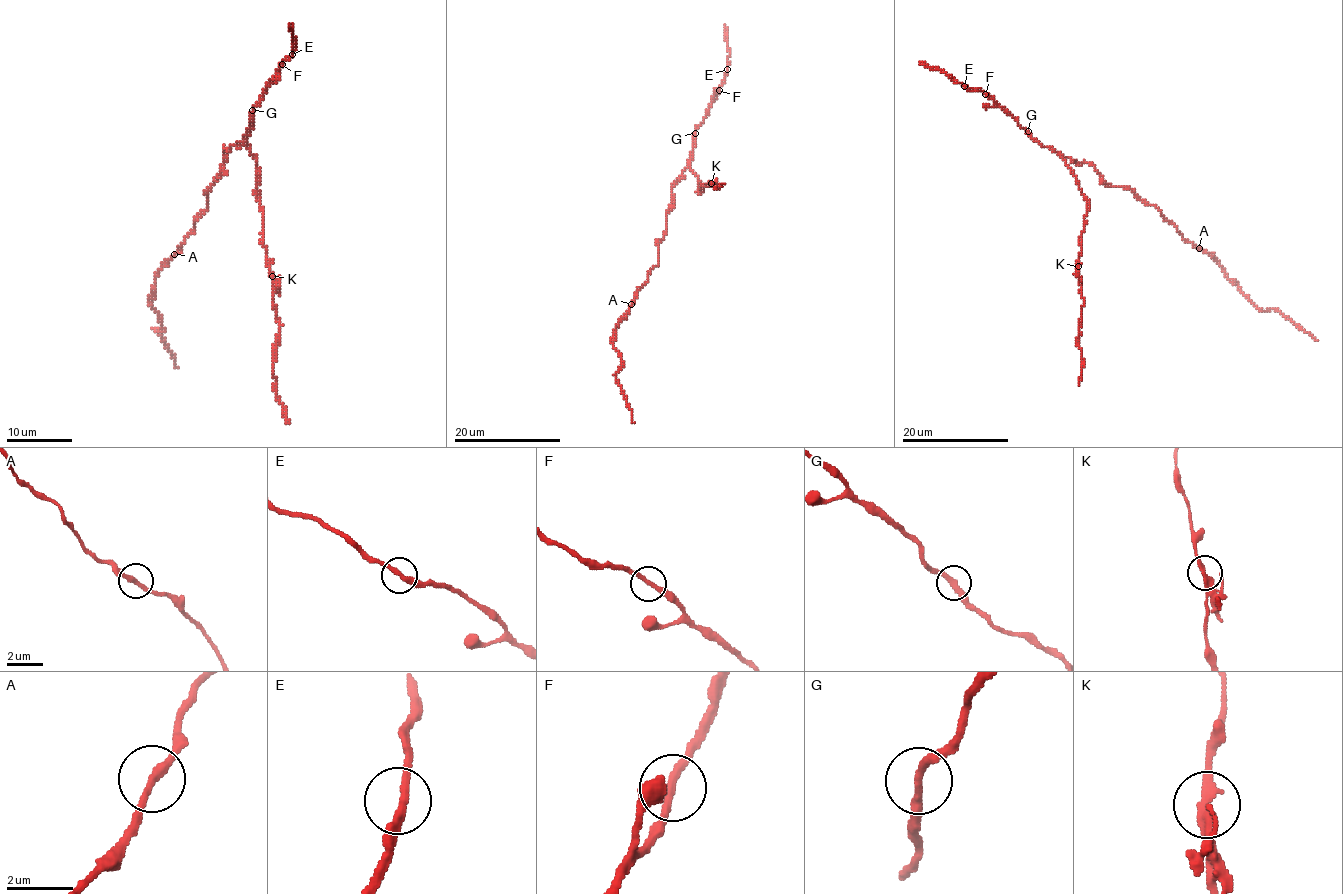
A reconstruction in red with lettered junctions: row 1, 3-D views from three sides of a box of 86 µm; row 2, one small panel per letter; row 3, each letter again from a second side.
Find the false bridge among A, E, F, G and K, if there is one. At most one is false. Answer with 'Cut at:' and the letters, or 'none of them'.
Cut at: K

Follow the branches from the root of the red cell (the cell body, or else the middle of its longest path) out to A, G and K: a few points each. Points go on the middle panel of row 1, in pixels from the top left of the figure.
A: (671, 207), (666, 216), (664, 236), (658, 244), (659, 263), (651, 269), (647, 281), (638, 289), (631, 304)
G: (671, 207), (672, 186), (689, 164), (695, 133)
K: (671, 207), (672, 186), (688, 167), (697, 176), (700, 194), (703, 187), (711, 183)

